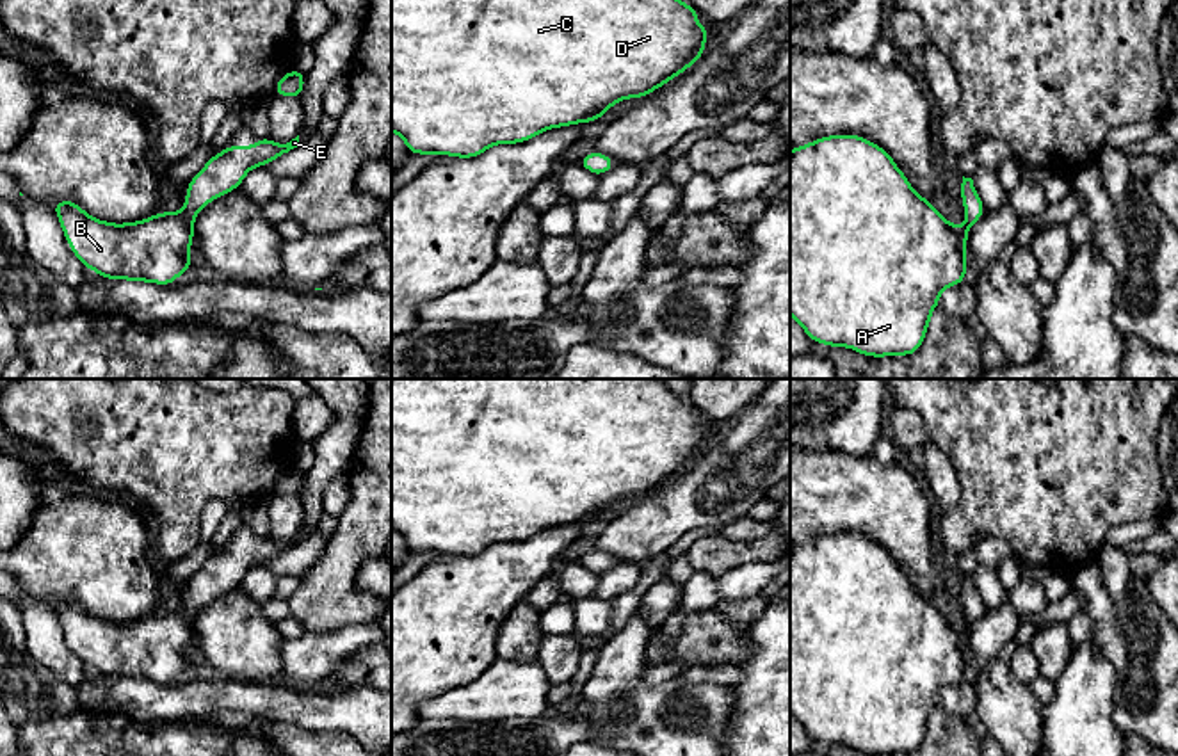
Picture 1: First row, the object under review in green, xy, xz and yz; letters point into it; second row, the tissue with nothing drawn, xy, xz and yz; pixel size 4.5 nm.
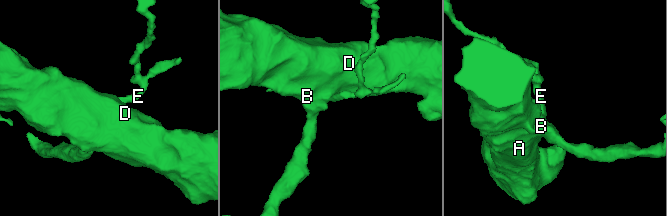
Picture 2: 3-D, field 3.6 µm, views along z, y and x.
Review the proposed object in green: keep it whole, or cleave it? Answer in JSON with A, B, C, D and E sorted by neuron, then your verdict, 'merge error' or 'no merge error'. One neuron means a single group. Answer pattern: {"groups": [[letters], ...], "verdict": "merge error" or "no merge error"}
{"groups": [["A", "B", "C", "D", "E"]], "verdict": "no merge error"}

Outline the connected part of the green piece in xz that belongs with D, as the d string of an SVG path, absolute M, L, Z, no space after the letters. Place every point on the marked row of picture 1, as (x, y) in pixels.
M391 0L391 132L411 155L473 158L496 144L520 144L546 130L587 125L628 98L642 98L689 69L705 52L710 28L698 23L698 9L682 0Z

